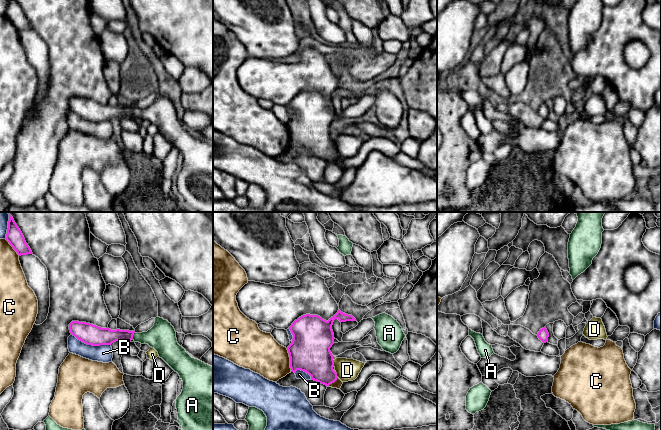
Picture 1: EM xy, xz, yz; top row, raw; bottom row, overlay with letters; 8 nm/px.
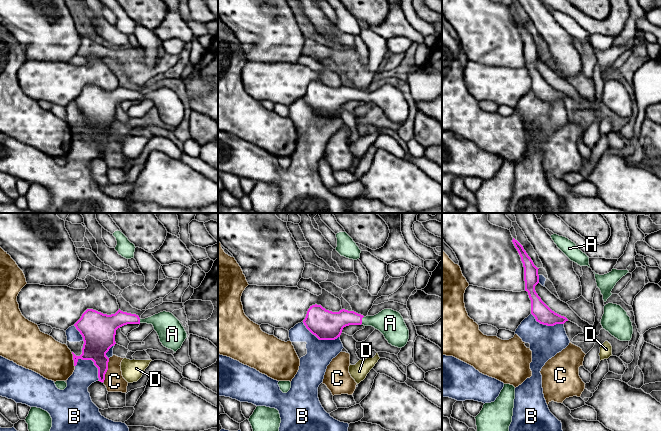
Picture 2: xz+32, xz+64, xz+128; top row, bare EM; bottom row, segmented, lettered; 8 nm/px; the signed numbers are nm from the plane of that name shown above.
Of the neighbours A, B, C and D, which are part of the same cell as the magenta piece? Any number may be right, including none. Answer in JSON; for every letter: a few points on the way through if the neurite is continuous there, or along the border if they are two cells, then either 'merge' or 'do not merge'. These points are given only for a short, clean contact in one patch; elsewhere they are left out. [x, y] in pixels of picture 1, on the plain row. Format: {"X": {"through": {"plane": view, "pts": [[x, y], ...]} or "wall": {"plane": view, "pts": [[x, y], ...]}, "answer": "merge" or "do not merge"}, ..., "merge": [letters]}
{"A": {"through": {"plane": "xy", "pts": [[102, 112], [133, 110], [137, 113], [162, 112]]}, "answer": "merge"}, "B": {"answer": "do not merge"}, "C": {"answer": "do not merge"}, "D": {"wall": {"plane": "xz", "pts": [[333, 136], [334, 141]]}, "answer": "do not merge"}, "merge": ["A"]}

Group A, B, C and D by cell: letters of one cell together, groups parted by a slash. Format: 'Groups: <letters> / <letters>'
Groups: A / B / C / D

